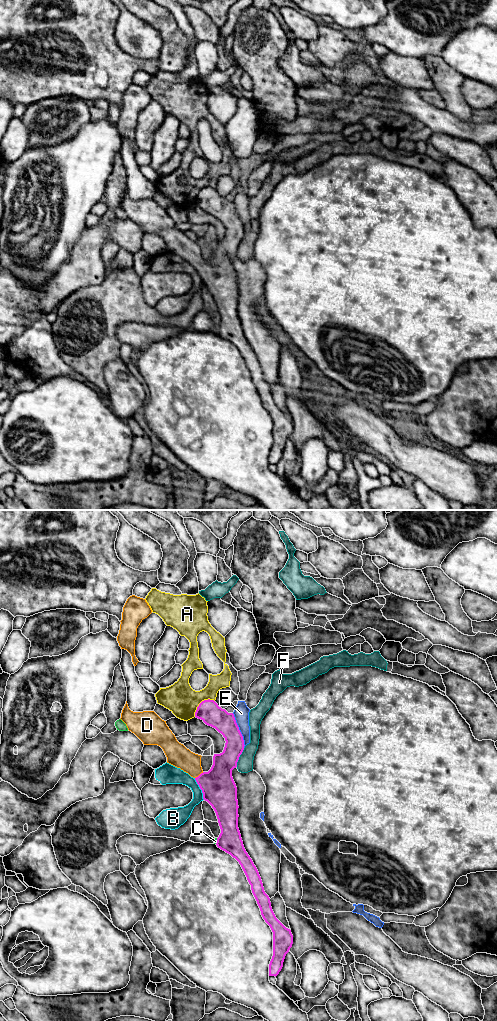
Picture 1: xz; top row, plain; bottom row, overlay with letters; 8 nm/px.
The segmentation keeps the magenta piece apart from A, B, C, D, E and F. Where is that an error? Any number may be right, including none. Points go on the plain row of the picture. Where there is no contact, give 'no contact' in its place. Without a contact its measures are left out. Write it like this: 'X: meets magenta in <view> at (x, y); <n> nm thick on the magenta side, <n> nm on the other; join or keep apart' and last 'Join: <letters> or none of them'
A: meets magenta in xz at (200, 191); 180 nm thick on the magenta side, 240 nm on the other; keep apart
B: meets magenta in xz at (200, 276); 280 nm thick on the magenta side, 140 nm on the other; keep apart
C: meets magenta in xz at (217, 329); 190 nm thick on the magenta side, 20 nm on the other; keep apart
D: meets magenta in xz at (200, 262); 280 nm thick on the magenta side, 180 nm on the other; join
E: meets magenta in xz at (239, 218); 180 nm thick on the magenta side, 130 nm on the other; keep apart
F: meets magenta in xz at (239, 244); 220 nm thick on the magenta side, 130 nm on the other; keep apart
Join: D

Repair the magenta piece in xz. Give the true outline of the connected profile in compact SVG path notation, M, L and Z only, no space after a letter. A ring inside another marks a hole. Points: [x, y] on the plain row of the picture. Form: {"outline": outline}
{"outline": "M214 188L202 189L195 205L215 216L225 226L222 241L214 242L213 253L208 260L201 255L201 243L195 242L179 231L166 212L154 199L133 200L127 189L121 201L121 208L144 233L160 234L167 251L180 256L193 265L203 281L203 287L214 297L221 321L216 333L230 342L241 353L261 403L273 420L273 444L269 452L269 464L277 464L283 455L286 442L293 432L291 418L275 404L269 384L265 381L259 360L246 340L238 316L237 275L232 258L244 238L243 224L233 201L222 197Z"}

